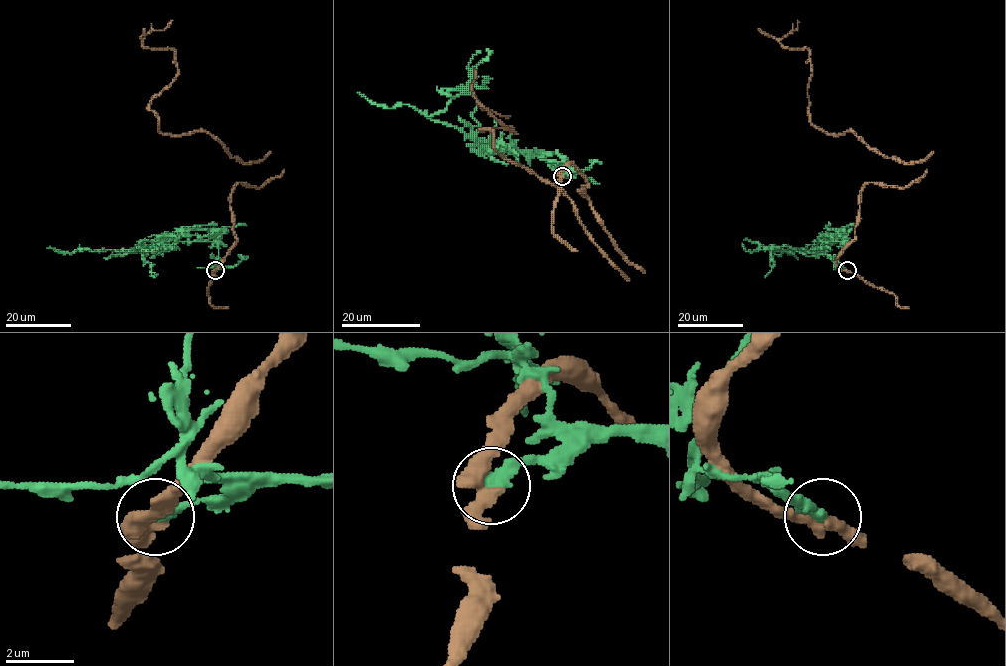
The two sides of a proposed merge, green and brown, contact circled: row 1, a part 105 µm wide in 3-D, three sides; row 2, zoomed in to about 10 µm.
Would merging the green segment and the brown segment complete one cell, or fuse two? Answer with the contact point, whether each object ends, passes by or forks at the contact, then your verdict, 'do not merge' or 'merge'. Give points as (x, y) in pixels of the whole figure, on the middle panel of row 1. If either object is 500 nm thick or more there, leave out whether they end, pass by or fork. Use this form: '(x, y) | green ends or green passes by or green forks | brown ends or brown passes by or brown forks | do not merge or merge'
(562, 176) | green ends | brown passes by | do not merge

